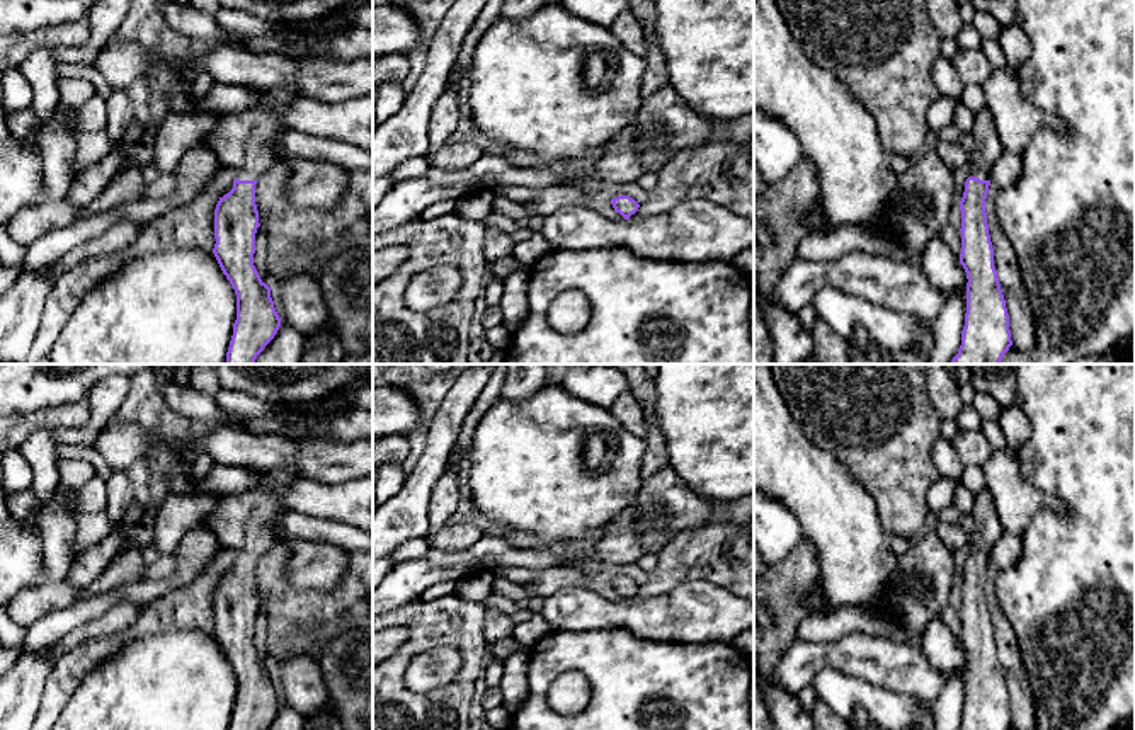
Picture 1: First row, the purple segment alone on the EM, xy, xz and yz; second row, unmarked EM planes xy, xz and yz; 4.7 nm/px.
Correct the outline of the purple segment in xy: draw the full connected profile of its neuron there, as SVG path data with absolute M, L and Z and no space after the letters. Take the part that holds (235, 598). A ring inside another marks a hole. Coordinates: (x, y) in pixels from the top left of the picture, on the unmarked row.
M276 468L252 490L220 495L204 522L233 551L233 570L214 590L213 635L237 676L237 701L228 730L264 730L277 715L281 699L271 669L255 647L255 614L260 607L255 585L257 562L279 541L276 519L286 509L272 485L305 476L296 468Z

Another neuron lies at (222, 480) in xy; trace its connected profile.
M175 458L172 493L194 495L231 495L255 488L265 480L264 473L250 471L245 466L214 465L202 482L191 482L191 465Z

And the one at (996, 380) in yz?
M943 364L943 368L960 386L972 385L975 391L992 396L1001 408L1016 402L1018 364Z

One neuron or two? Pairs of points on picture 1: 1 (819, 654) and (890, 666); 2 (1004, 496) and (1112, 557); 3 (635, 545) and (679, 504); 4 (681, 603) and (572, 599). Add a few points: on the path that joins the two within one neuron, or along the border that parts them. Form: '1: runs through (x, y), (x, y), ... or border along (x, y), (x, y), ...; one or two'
1: runs through (836, 654), (856, 654), (873, 661); one
2: border along (1042, 504), (1020, 535); two
3: runs through (645, 535), (669, 514); one
4: runs through (654, 615), (599, 613); one

